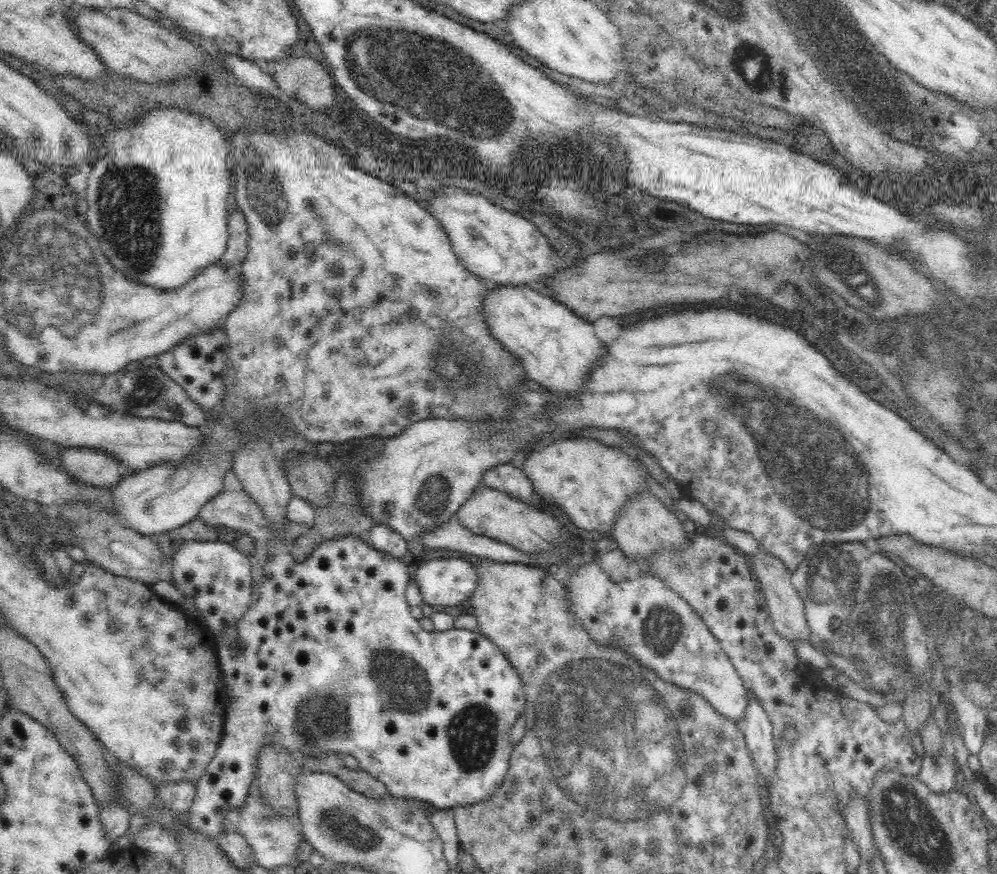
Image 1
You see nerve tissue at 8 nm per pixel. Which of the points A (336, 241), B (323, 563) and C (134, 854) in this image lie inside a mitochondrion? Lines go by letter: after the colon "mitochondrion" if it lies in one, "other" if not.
A: mitochondrion
B: other
C: other

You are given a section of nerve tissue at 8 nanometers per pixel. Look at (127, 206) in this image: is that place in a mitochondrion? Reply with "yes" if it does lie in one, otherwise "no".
yes

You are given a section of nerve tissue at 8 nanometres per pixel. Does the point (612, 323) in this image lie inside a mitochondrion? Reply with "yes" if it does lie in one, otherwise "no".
no

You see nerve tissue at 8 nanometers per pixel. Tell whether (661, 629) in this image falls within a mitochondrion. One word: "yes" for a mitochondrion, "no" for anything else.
yes

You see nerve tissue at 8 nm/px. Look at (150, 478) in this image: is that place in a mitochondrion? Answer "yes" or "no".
no

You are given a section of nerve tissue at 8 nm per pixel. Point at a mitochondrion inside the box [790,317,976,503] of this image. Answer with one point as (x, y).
(934, 362)

